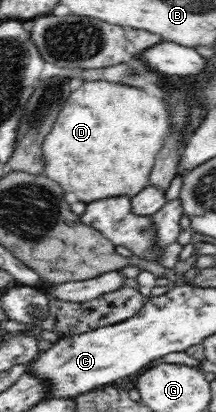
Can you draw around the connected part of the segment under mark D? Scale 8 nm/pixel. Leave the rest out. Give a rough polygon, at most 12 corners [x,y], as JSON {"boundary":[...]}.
{"boundary":[[87,80],[42,174],[85,204],[148,187],[170,109]]}

